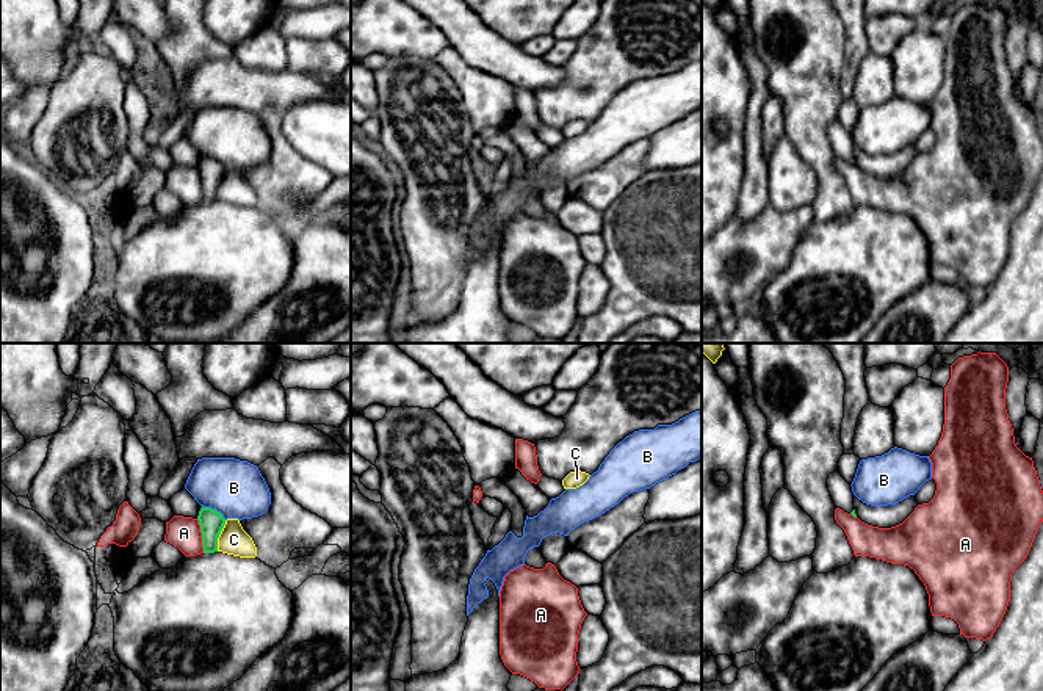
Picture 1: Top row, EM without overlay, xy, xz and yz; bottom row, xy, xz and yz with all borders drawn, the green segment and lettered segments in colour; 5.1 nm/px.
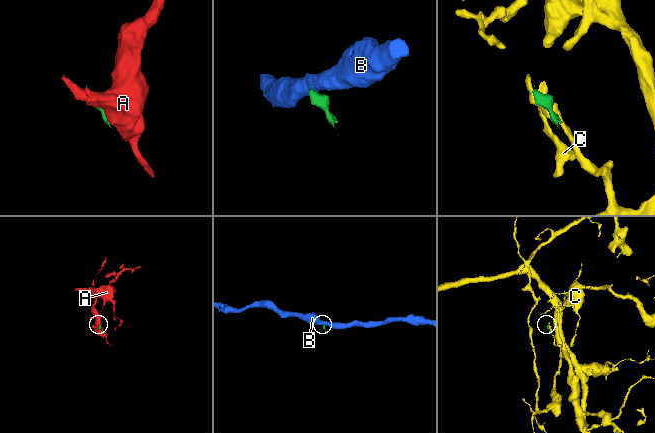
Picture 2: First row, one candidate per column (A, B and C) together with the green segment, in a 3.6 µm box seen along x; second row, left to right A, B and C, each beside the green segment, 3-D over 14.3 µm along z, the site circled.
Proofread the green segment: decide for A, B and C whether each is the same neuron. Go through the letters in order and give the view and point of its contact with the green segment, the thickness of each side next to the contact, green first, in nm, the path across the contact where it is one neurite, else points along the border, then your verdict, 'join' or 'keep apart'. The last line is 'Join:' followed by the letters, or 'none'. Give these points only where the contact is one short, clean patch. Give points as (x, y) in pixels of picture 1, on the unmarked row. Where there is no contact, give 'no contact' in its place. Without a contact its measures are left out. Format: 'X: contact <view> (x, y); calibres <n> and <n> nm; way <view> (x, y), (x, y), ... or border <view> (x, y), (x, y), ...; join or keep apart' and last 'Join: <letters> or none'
A: contact xy (202, 185); calibres 130 and 160 nm; keep apart
B: contact xy (215, 159); calibres 130 and 300 nm; border xy (202, 154), (216, 159), (226, 168); keep apart
C: contact xy (218, 185); calibres 130 and 150 nm; keep apart
Join: none

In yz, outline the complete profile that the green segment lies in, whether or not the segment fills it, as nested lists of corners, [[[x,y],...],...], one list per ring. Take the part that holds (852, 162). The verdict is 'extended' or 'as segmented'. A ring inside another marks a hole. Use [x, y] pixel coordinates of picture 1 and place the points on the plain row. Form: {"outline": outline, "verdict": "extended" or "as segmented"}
{"outline": [[[838,119],[828,124],[827,136],[835,155],[857,166],[854,158],[852,135],[841,125]]], "verdict": "extended"}

